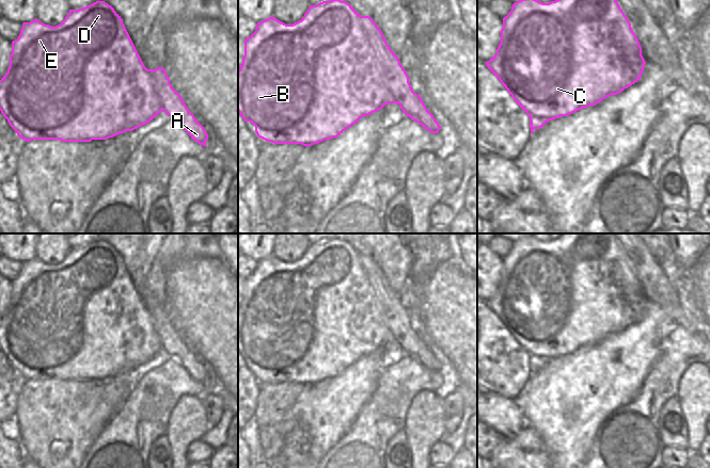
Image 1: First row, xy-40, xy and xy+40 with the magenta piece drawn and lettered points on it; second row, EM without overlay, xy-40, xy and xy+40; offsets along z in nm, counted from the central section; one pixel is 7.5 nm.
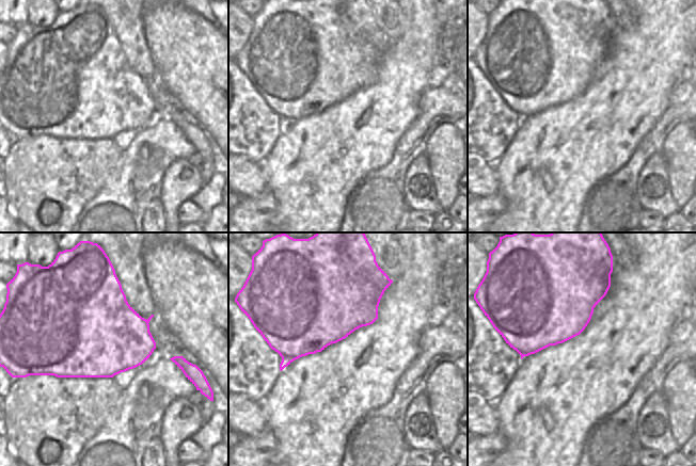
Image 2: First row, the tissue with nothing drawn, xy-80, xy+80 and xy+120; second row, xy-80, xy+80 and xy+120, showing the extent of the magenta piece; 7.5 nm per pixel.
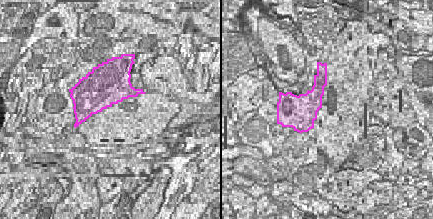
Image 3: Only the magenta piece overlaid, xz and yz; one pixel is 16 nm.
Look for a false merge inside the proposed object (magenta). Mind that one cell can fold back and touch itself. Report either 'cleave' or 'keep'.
cleave

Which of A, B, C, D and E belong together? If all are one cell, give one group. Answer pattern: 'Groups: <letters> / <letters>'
Groups: A / B C D E.

